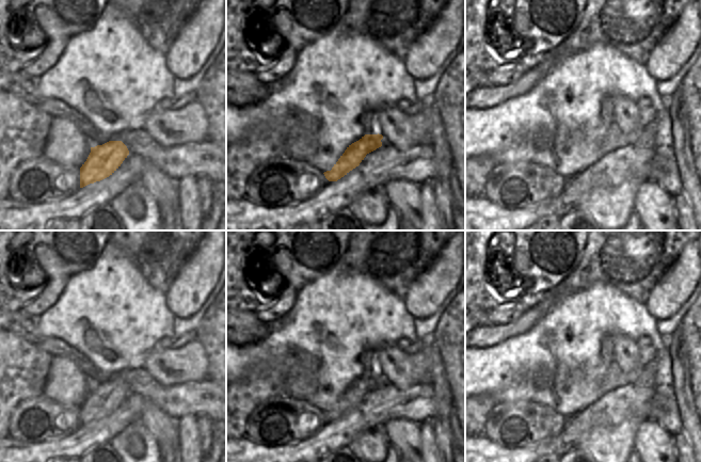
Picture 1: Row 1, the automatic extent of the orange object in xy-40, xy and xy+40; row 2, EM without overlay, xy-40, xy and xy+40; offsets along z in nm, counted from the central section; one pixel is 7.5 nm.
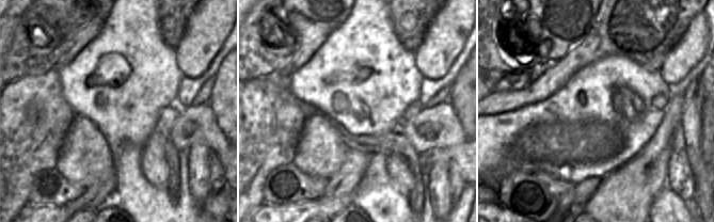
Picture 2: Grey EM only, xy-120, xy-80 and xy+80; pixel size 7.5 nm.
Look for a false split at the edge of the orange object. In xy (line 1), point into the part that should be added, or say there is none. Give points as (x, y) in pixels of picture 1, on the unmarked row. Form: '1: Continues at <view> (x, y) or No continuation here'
1: Continues at xy (368, 359).

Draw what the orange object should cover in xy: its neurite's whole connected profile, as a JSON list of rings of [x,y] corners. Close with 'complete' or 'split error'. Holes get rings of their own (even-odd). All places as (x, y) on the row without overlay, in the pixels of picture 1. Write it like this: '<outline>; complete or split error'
[[[365,352],[360,360],[366,373],[347,386],[331,410],[324,411],[329,420],[337,420],[360,404],[367,393],[382,385],[382,373],[377,370],[377,352]]]; split error

